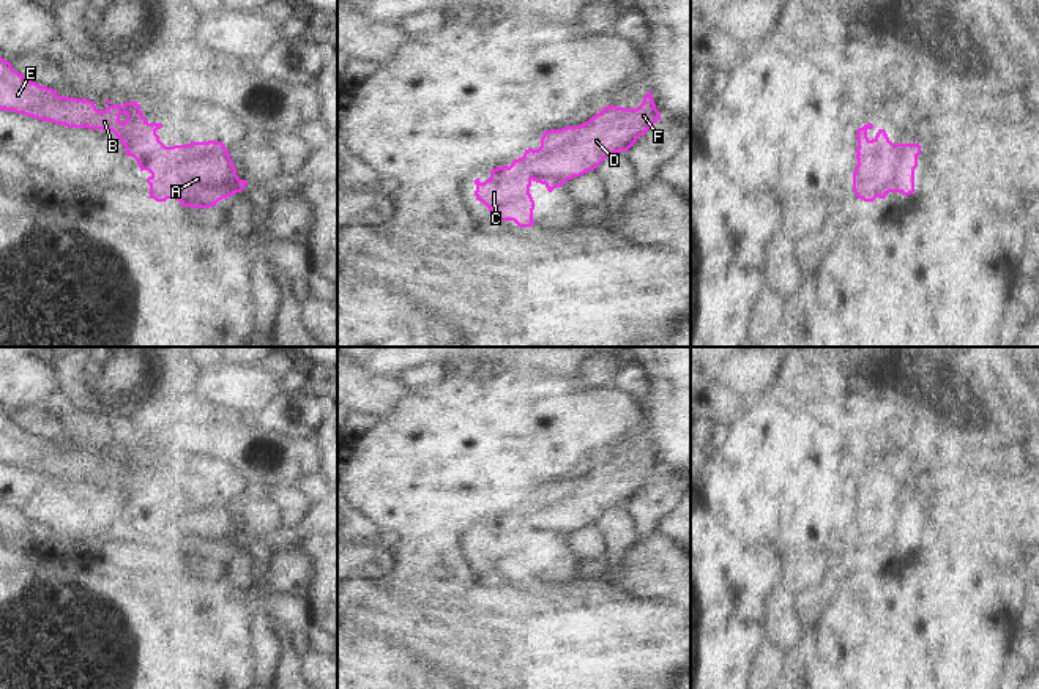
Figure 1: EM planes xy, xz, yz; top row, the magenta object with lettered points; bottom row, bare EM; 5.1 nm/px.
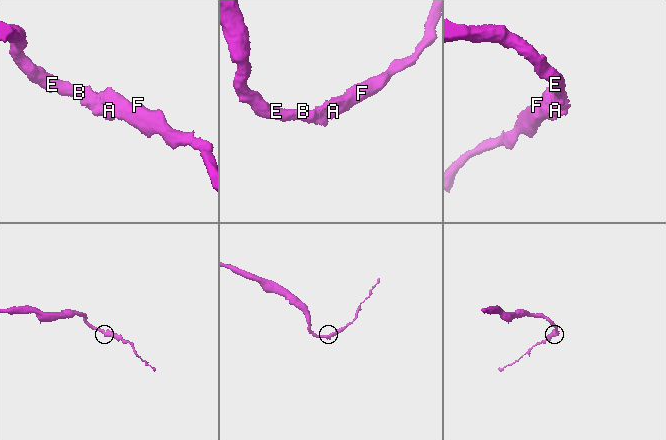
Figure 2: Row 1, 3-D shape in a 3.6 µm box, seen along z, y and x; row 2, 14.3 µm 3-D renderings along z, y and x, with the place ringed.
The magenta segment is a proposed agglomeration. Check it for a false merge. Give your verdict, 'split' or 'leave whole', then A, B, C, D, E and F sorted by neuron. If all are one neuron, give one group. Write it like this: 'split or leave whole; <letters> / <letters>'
leave whole; A B C D E F

